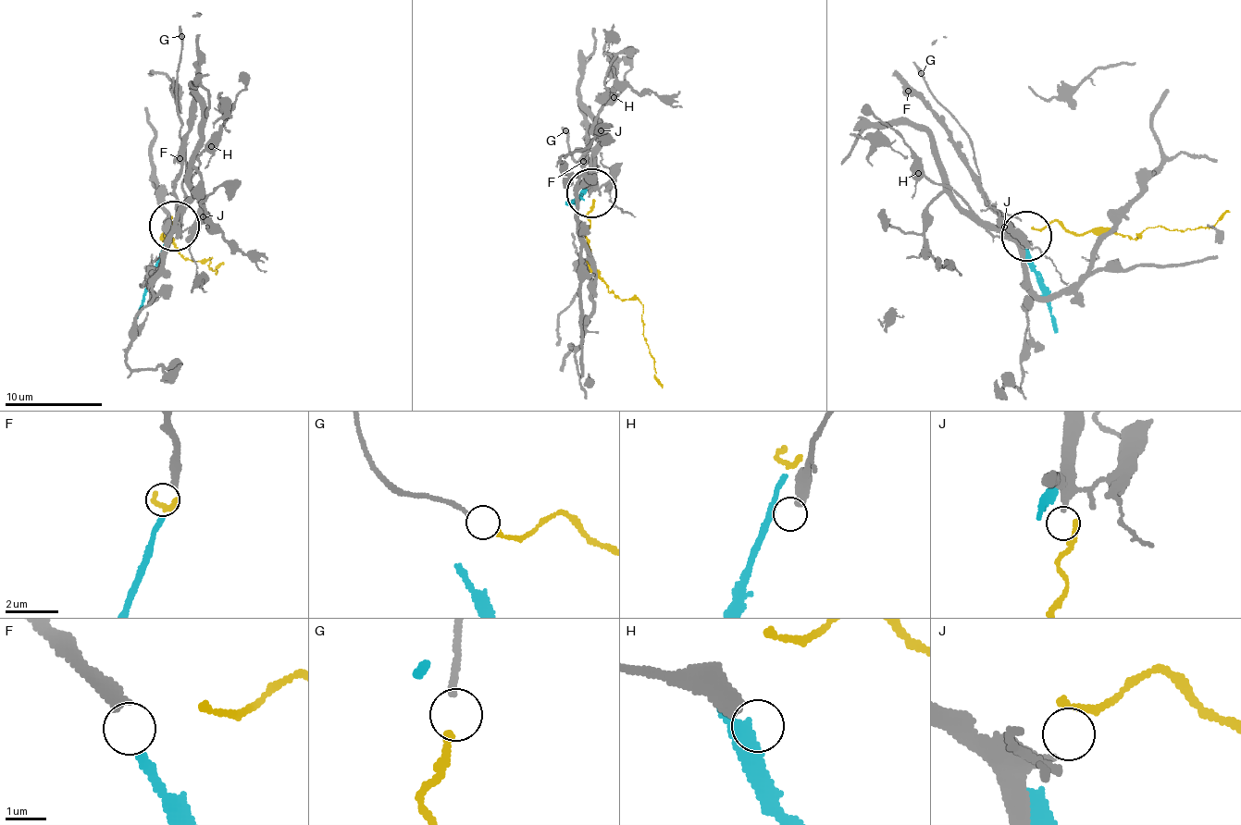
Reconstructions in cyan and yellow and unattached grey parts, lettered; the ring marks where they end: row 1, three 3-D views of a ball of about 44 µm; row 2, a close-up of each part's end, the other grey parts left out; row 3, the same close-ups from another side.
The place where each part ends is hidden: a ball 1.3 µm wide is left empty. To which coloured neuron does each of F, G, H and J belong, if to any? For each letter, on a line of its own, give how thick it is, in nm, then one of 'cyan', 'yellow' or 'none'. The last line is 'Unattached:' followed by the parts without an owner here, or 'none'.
F: 320 nm | cyan
G: 150 nm | yellow
H: 480 nm | none
J: 240 nm | none
Unattached: H, J

